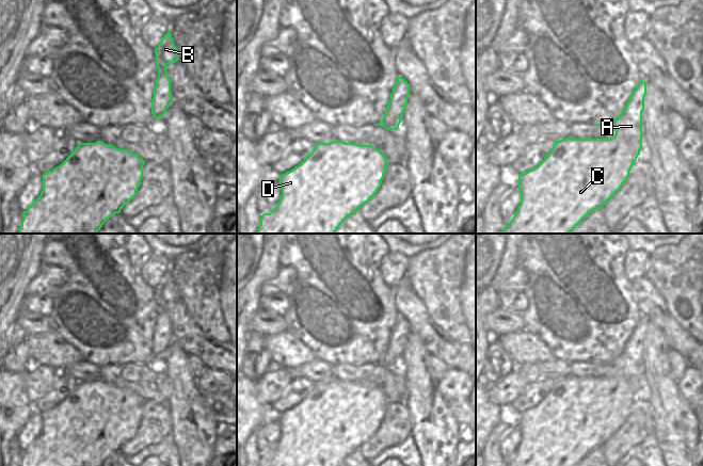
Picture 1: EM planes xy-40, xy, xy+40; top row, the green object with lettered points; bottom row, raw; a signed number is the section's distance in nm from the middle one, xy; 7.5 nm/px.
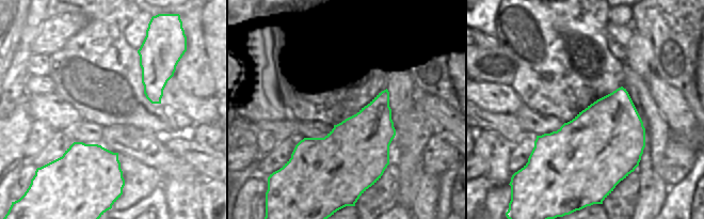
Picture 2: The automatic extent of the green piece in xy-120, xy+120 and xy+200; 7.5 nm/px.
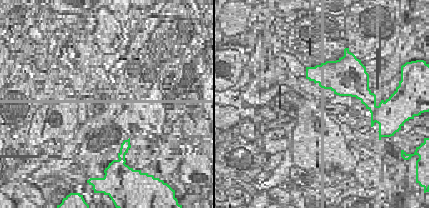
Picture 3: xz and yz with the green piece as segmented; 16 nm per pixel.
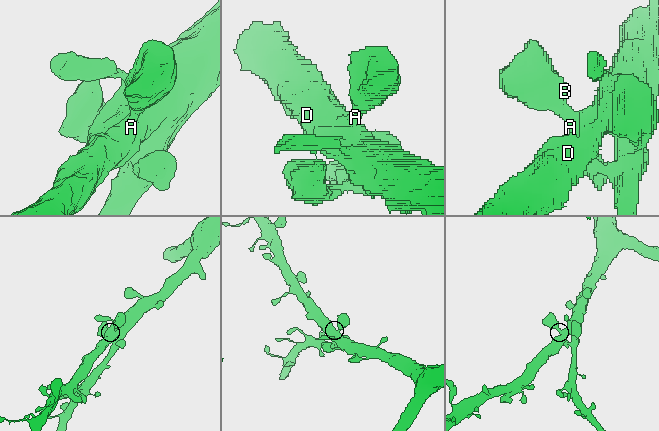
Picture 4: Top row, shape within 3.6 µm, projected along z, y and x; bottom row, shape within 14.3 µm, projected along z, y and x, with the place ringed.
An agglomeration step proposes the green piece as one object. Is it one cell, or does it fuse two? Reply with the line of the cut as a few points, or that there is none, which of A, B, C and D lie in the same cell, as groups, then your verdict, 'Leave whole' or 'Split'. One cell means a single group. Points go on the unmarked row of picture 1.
No split. Groups: A B C D. Leave whole

